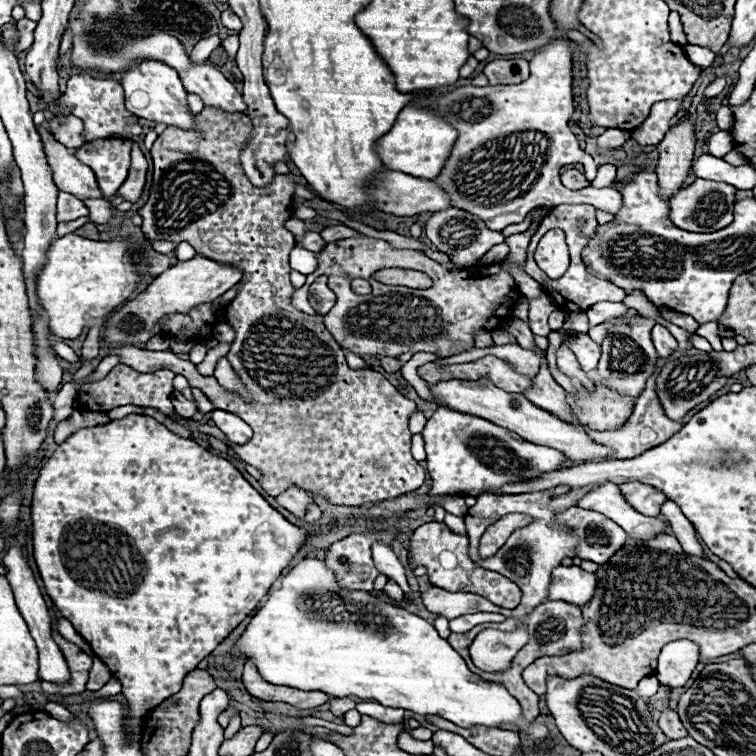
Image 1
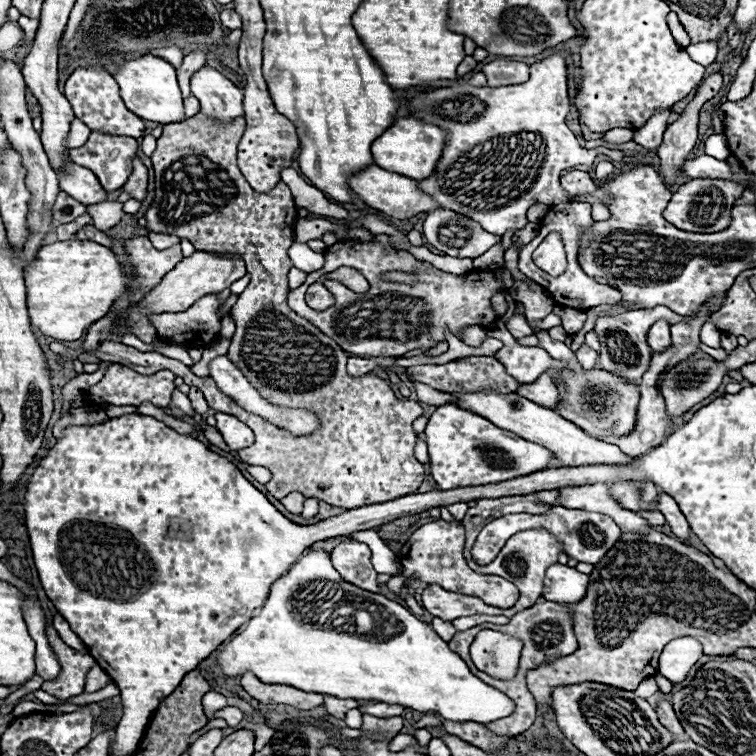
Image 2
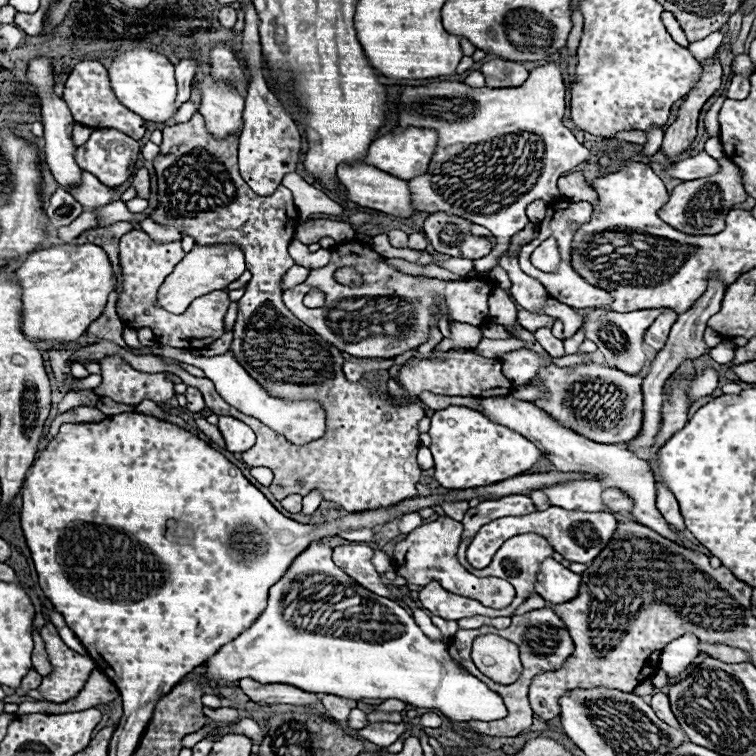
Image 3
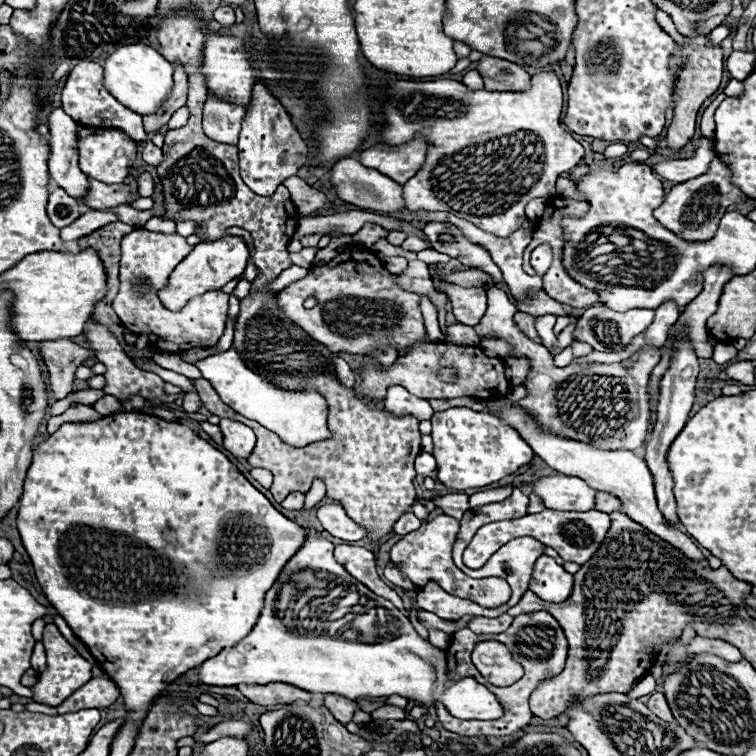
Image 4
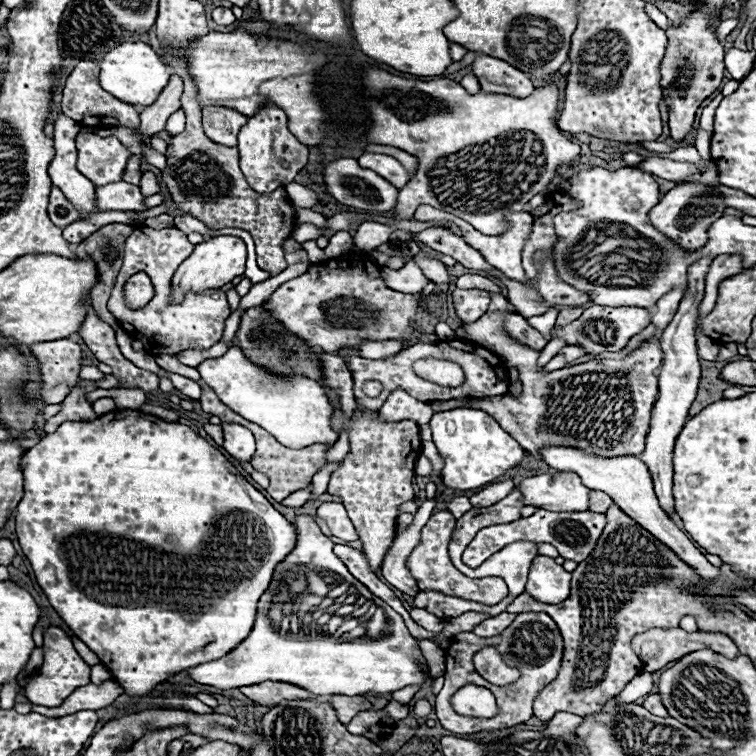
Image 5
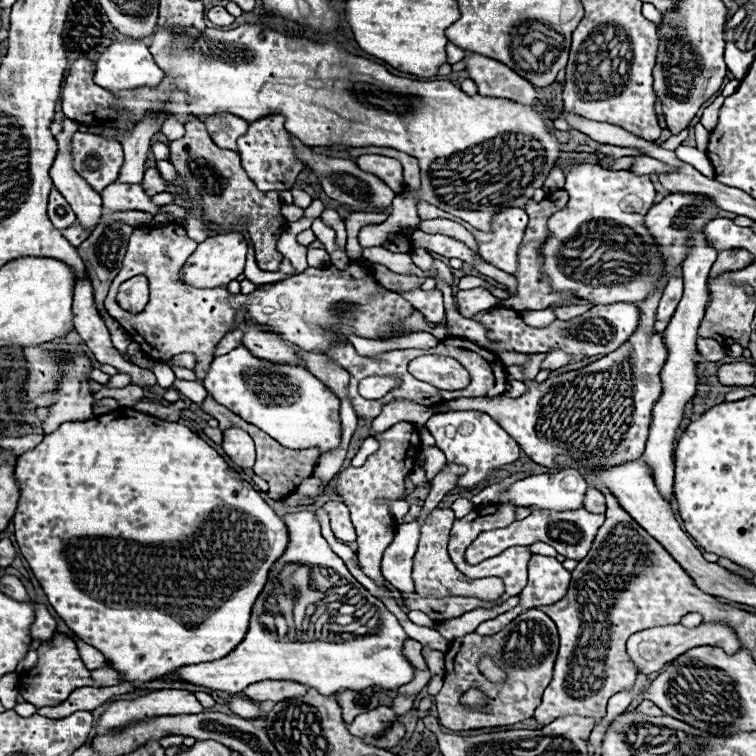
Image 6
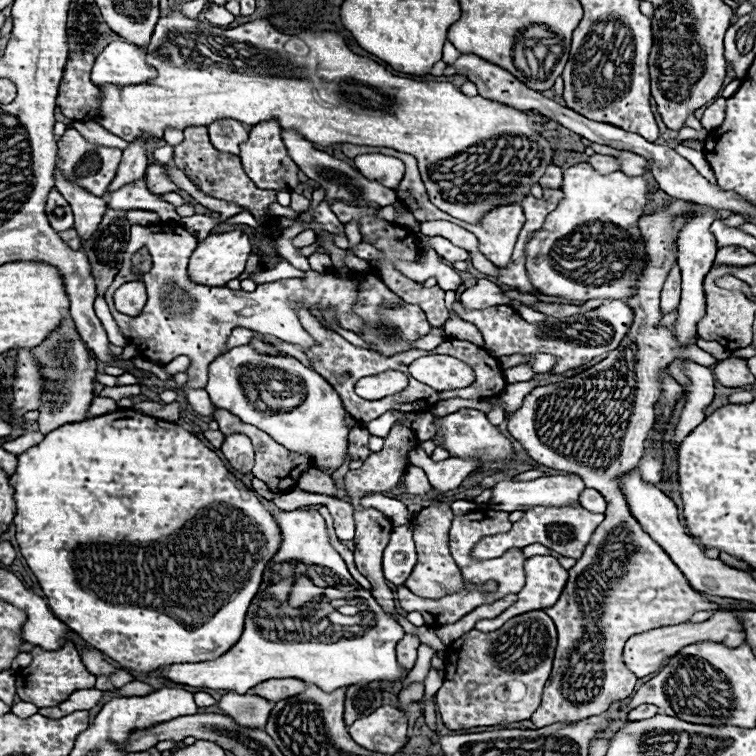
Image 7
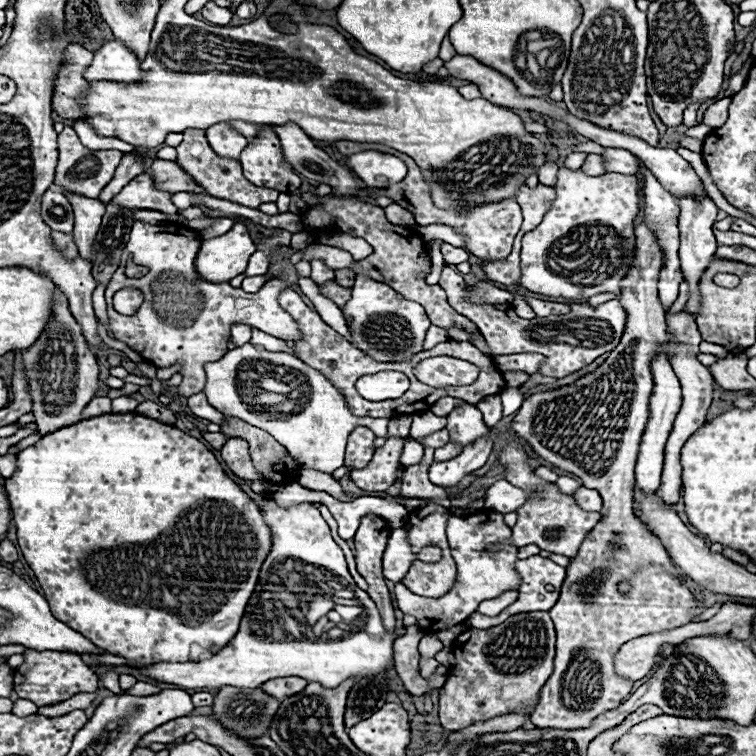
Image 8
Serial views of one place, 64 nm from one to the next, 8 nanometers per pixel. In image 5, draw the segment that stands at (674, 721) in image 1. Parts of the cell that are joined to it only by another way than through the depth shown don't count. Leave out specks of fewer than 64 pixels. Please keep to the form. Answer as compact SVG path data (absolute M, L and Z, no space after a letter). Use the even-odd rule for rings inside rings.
M650 694L642 706L644 706L648 712L656 712L656 716L660 716L660 718L666 718L666 716L668 716L668 712L666 712L666 708L662 706L662 700L660 700L658 694Z

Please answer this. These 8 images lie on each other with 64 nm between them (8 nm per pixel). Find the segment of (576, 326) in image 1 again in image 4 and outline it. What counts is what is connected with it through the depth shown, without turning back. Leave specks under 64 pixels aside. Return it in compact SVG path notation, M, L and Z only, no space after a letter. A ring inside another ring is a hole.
M536 292L528 302L516 302L518 310L528 314L554 314L554 316L568 316L568 308L560 302L554 302L544 292ZM572 320L564 330L557 335L557 347L562 350L562 348L566 348L574 338L572 338L572 332L574 332L574 326L576 326L576 320Z

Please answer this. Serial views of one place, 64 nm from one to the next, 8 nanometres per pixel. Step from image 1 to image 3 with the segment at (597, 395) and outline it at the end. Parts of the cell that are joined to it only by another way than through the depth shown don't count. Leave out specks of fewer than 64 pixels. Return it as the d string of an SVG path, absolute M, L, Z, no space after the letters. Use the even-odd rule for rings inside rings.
M580 364L576 368L558 368L546 366L538 372L532 384L544 382L550 390L546 400L538 400L536 406L542 410L550 410L558 422L578 430L578 434L586 438L594 438L594 442L606 444L622 444L636 438L642 428L642 376L622 374L622 370L614 370L600 364Z

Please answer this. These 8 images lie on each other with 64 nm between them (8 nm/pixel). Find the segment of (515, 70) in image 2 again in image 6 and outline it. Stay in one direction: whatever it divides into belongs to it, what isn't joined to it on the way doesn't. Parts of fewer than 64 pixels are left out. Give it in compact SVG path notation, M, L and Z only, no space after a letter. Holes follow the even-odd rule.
M470 54L464 60L466 60L466 70L470 72L470 78L476 82L478 92L482 96L510 98L514 102L538 100L538 92L534 90L534 86L506 64L490 60L480 54Z

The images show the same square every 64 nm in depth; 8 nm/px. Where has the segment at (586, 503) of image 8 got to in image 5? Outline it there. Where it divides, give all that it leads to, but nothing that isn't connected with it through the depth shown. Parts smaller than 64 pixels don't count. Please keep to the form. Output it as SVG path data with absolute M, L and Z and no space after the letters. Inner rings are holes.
M592 490L590 494L590 510L602 510L602 514L606 514L606 510L610 508L612 498L600 490Z

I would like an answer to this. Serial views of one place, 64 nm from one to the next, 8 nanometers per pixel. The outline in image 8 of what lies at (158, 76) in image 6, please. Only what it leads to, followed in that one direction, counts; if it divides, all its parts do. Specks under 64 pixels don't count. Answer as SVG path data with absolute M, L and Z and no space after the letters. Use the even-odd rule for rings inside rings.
M112 40L94 52L94 60L84 76L90 82L140 82L144 75L140 66L141 62L132 50L128 50L119 40Z

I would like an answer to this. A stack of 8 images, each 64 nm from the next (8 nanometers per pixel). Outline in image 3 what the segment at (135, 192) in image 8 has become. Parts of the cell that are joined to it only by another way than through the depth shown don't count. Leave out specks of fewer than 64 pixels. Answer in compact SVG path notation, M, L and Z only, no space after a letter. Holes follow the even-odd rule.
M82 172L82 178L80 178L80 184L74 184L74 186L68 186L66 188L82 206L94 210L94 208L100 208L104 204L110 204L112 198L114 198L114 190L102 186L98 182L98 178L94 178L94 174L90 172Z

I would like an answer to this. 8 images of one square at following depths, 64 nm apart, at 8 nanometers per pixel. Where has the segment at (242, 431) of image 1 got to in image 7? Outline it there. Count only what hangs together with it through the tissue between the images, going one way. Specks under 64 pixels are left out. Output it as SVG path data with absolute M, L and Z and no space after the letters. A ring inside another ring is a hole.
M228 434L222 448L220 448L226 456L226 460L242 474L248 474L254 466L254 448L252 442L246 434Z

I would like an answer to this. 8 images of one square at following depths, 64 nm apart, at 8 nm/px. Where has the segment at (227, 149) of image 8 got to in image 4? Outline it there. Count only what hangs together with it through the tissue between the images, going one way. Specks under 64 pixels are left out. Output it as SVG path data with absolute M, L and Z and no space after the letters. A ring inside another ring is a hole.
M210 94L208 102L204 104L204 132L216 142L236 144L244 114L244 106L220 100Z

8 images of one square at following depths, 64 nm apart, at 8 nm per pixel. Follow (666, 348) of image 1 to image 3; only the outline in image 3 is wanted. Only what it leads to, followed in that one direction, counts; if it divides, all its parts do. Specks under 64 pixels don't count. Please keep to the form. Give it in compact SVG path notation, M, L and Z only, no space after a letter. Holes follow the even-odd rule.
M666 310L664 314L660 314L656 320L654 320L654 324L646 330L646 334L644 334L644 342L648 344L648 346L652 346L654 350L662 350L664 348L664 344L666 344L666 340L668 340L668 332L670 332L670 326L676 322L676 312L672 312L672 310Z

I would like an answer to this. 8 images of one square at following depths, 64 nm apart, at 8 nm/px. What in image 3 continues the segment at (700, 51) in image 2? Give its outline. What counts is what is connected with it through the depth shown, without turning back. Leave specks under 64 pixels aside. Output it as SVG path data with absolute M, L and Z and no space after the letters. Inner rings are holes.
M718 30L718 32L714 32L714 34L706 36L704 40L692 42L692 44L688 46L688 50L692 52L692 56L694 56L698 62L706 62L706 60L710 60L710 58L716 54L716 50L718 50L720 44L722 44L722 38L724 38L724 34Z

